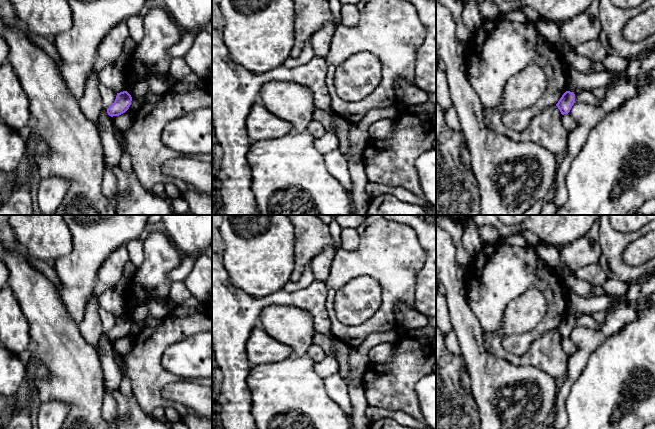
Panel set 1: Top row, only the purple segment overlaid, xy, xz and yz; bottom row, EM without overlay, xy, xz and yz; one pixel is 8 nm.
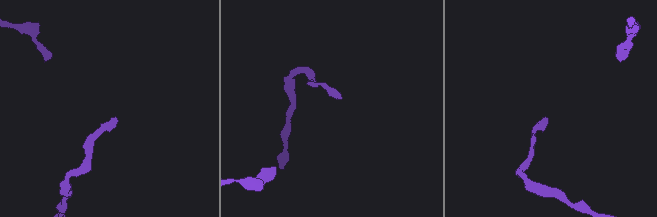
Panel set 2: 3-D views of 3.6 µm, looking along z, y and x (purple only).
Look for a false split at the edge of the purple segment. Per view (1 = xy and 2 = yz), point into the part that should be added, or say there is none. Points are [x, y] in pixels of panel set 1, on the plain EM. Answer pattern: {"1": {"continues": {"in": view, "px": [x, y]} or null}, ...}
{"1": {"continues": null}, "2": {"continues": null}}

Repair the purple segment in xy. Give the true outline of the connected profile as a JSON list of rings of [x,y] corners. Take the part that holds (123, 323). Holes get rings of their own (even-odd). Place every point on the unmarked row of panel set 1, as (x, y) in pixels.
[[[127,315],[117,317],[114,327],[109,330],[107,337],[109,340],[119,340],[125,337],[131,329],[132,321]]]

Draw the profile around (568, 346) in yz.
[[[569,337],[562,339],[562,347],[563,347],[563,350],[569,356],[571,356],[572,354],[574,354],[574,352],[576,350],[575,344],[571,341],[571,339]]]

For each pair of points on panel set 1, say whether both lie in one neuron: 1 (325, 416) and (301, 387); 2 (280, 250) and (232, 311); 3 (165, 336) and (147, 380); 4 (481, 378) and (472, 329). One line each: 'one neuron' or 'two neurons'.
1: one neuron
2: two neurons
3: one neuron
4: one neuron

